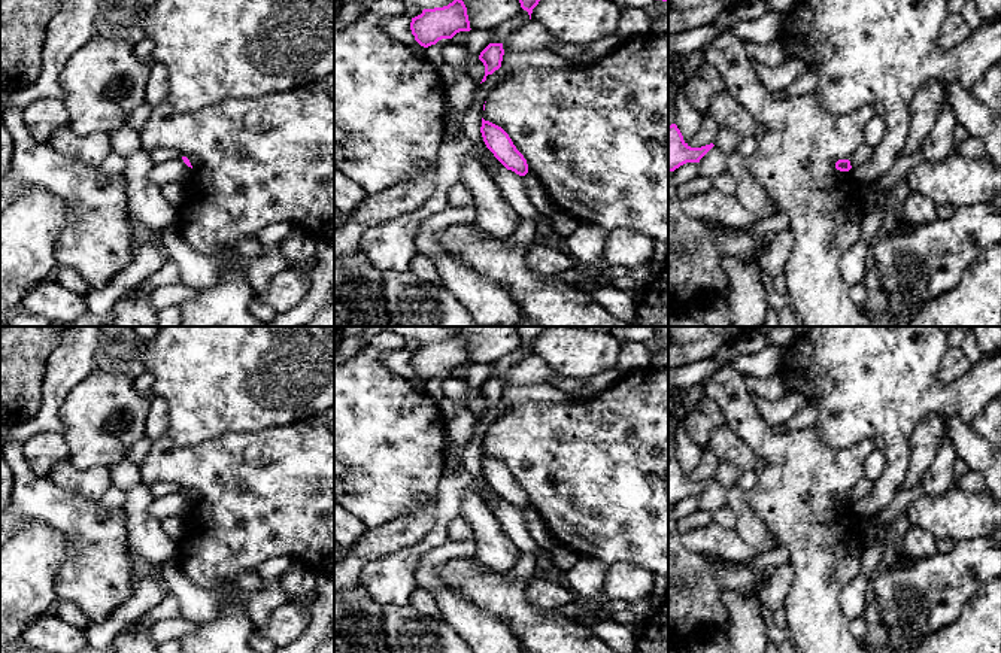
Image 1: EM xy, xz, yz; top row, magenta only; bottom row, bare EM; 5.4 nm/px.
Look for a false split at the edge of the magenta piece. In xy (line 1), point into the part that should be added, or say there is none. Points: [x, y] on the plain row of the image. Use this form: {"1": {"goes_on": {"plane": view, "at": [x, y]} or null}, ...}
{"1": {"goes_on": null}}

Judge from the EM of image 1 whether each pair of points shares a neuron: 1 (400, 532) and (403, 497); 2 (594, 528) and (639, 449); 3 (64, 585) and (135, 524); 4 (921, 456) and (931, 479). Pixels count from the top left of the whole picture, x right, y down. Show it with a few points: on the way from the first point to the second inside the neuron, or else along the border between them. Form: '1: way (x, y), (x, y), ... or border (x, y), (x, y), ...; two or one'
1: border (433, 504), (422, 504), (413, 513), (369, 528); two
2: way (603, 509), (607, 497), (636, 468); one
3: border (121, 509), (126, 516), (127, 547), (133, 555); two
4: border (942, 437), (939, 452), (919, 482); two

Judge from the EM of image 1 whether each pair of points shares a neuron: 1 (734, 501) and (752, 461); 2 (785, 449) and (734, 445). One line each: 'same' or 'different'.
1: different
2: different

